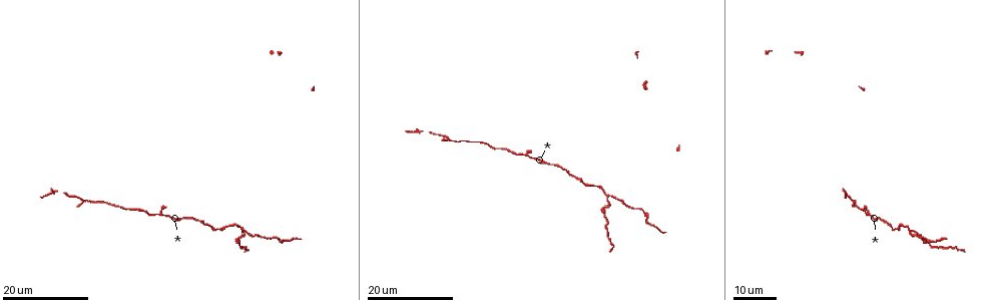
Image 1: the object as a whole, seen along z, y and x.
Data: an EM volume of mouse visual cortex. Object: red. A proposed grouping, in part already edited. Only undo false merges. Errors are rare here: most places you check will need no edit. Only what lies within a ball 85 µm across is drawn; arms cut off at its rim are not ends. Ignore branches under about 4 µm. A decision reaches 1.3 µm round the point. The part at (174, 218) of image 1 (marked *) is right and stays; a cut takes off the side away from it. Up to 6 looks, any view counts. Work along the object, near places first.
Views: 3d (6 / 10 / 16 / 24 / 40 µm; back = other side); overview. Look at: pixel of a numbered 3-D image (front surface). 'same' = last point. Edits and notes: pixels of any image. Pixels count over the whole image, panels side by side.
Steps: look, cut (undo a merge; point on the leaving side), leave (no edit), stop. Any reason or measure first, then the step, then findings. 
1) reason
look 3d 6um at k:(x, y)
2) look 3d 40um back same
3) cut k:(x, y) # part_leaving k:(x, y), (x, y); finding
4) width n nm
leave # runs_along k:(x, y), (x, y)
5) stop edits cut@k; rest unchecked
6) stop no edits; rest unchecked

three-way junction
look 3d 24um at 1:(527, 155)

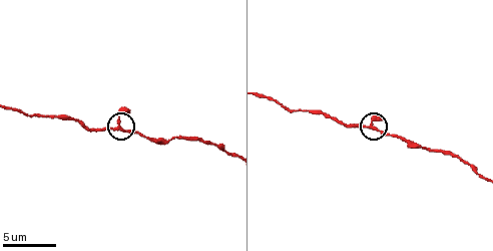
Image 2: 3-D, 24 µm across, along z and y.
look 3d 10um at 2:(118, 125)

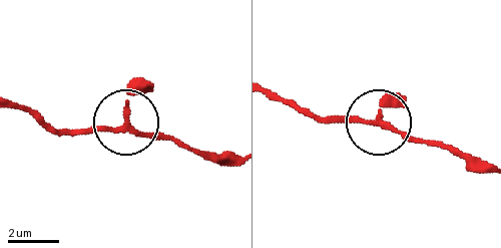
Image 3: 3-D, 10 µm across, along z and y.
leave # runs_along 3:(203, 154), (128, 124), (66, 129); continuous, no second cell

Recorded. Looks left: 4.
calibre changes
look 3d 10um at 2:(57, 117)

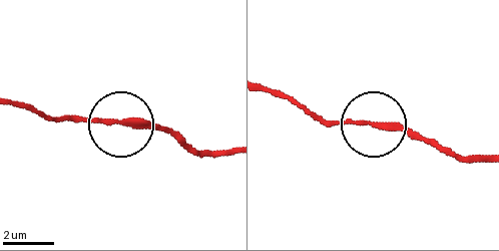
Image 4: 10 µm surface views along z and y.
leave # runs_along 4:(224, 150), (192, 150), (166, 133), (108, 116), (52, 116); continuous, no second cell

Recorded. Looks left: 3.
a fork
look 3d 24um at 1:(609, 195)

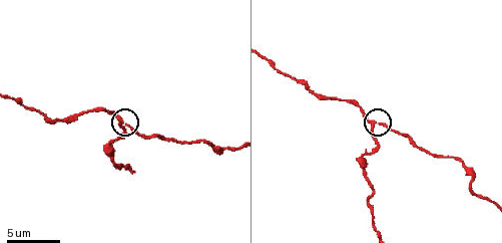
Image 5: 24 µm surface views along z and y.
look 3d 6um at 5:(121, 124)

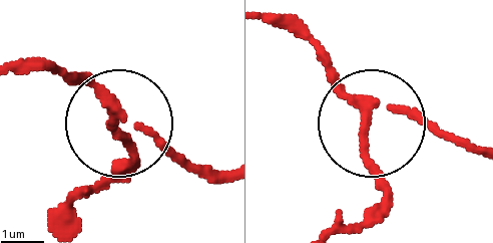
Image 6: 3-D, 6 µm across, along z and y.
side_arm 17 um
cut 6:(129, 139) # two cells meet here

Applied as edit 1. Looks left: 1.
stop edits cut@6; rest unchecked

